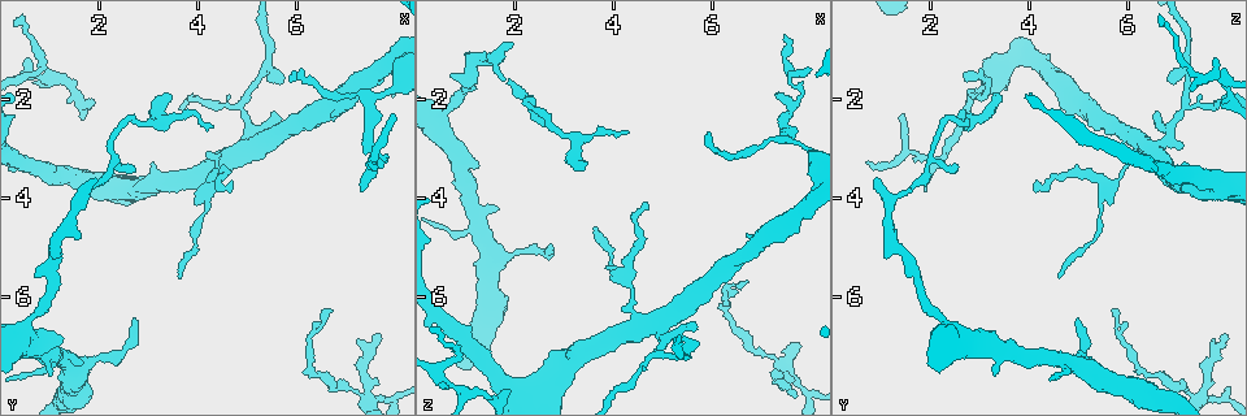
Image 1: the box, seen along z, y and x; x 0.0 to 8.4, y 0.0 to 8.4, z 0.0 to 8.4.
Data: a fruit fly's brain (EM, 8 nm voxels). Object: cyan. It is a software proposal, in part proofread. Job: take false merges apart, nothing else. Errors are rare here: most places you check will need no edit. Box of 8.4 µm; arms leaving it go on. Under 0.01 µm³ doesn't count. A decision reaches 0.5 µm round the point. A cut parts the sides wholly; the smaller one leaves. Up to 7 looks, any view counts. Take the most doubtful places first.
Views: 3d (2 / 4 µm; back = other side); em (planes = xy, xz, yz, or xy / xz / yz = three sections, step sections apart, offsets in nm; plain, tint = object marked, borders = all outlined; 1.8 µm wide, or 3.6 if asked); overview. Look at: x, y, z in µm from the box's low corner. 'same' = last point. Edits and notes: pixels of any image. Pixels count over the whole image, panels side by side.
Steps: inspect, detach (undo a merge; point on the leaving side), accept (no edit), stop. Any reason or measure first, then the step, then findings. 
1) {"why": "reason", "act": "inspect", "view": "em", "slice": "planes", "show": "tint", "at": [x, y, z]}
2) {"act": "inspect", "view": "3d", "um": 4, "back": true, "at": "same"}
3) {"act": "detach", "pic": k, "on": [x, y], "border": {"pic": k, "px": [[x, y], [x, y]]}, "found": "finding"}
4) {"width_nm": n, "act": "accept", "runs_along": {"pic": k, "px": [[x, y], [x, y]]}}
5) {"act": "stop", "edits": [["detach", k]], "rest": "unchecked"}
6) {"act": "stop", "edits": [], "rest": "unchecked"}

{"why": "thin arm on a thick one", "act": "inspect", "view": "em", "slice": "xy", "step": 16, "show": "tint", "at": [4.95, 3.05, 6.50]}

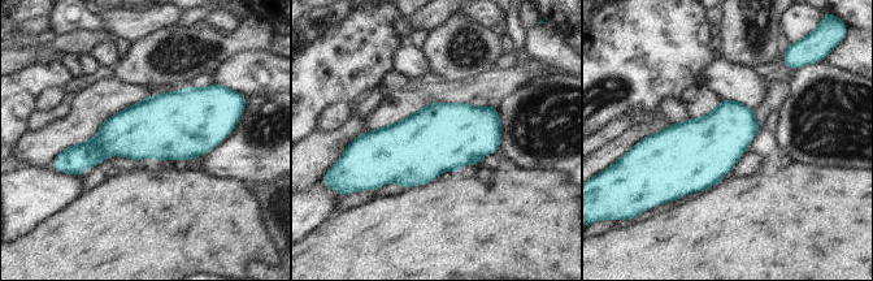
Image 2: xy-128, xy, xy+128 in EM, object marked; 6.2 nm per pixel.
{"act": "inspect", "view": "em", "slice": "yz", "step": 16, "show": "tint", "at": "same"}

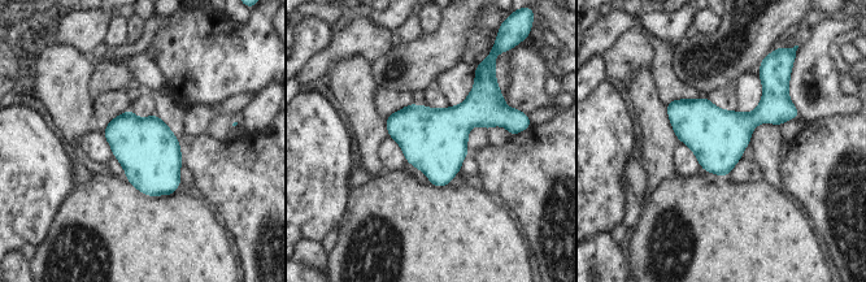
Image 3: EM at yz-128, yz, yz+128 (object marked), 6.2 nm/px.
{"width_nm": 360, "act": "accept", "found": "one neuron here"}

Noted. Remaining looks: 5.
{"why": "three-way junction", "act": "inspect", "view": "em", "slice": "planes", "show": "plain", "at": [7.60, 2.05, 2.80]}

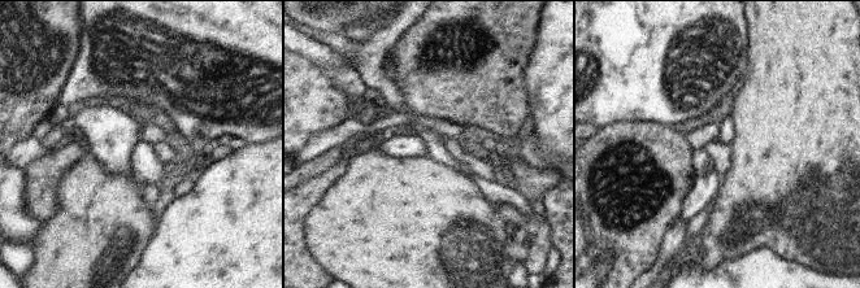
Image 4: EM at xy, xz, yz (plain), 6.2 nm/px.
{"act": "inspect", "view": "em", "slice": "planes", "show": "tint", "at": "same"}

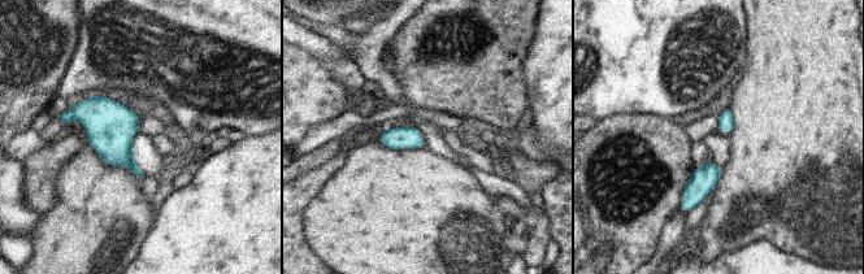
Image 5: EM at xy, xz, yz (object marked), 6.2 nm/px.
{"width_nm": 100, "act": "accept", "found": "one neuron here"}

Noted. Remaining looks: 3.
{"why": "a narrow waist", "act": "inspect", "view": "em", "slice": "xy", "step": 4, "show": "tint", "at": [7.15, 7.85, 7.20]}

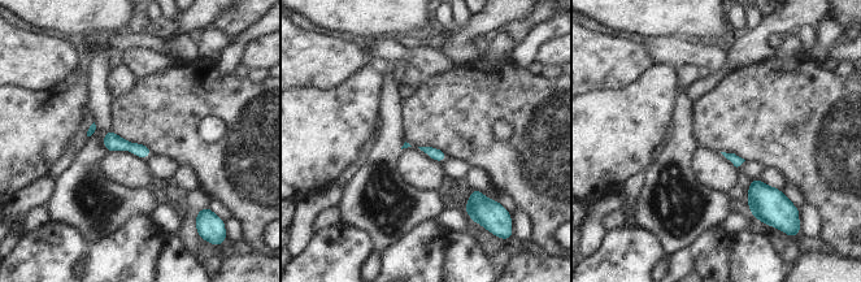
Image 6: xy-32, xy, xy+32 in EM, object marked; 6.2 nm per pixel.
{"act": "inspect", "view": "em", "slice": "planes", "show": "borders", "at": "same"}

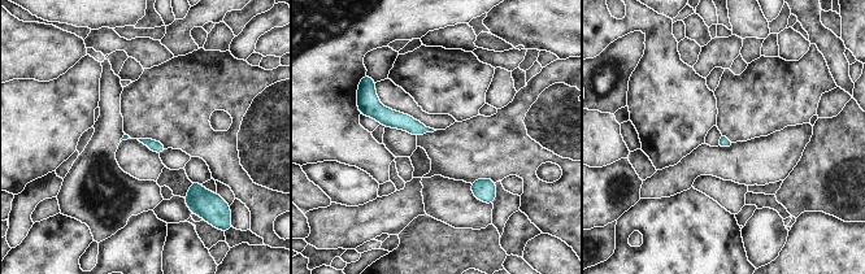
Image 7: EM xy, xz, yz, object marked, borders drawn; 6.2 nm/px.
{"width_nm": 60, "act": "accept", "runs_along": {"pic": 7, "px": [[364, 108], [424, 130]]}, "found": "continuous, no second neuron"}

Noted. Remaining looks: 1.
{"act": "stop", "edits": [], "rest": "unchecked"}

